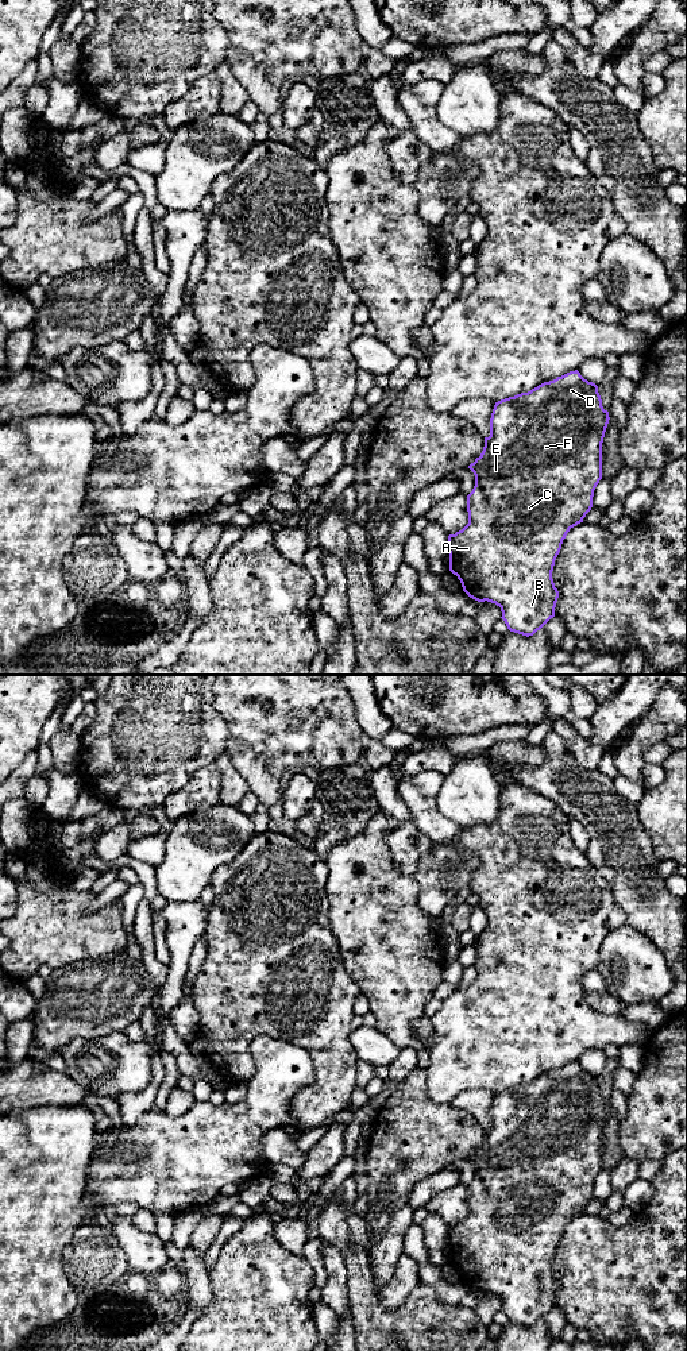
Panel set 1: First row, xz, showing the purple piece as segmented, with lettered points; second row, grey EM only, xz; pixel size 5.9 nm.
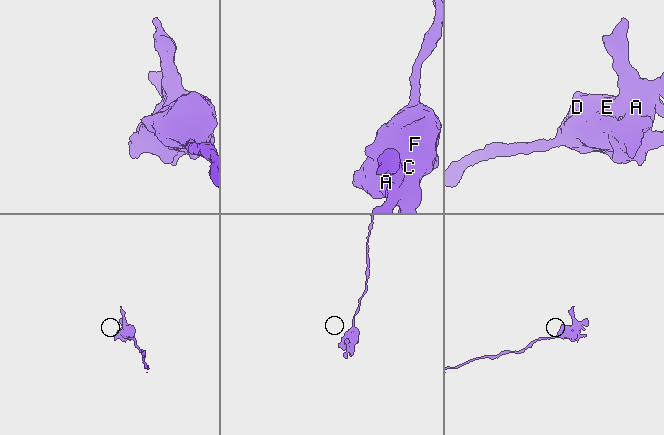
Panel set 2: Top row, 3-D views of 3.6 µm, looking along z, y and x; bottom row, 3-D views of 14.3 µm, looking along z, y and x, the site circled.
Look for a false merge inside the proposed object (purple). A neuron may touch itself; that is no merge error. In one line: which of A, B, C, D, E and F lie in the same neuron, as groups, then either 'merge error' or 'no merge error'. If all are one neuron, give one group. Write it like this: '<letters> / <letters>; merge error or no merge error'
A B C D E F; no merge error

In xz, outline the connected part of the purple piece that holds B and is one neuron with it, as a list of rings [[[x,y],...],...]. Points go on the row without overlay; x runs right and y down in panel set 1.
[[[578,1061],[544,1073],[528,1084],[501,1091],[494,1096],[490,1109],[490,1127],[485,1128],[485,1138],[480,1147],[468,1157],[475,1166],[475,1177],[467,1186],[468,1215],[462,1221],[448,1227],[448,1243],[449,1262],[460,1271],[463,1282],[478,1293],[487,1292],[499,1297],[502,1302],[501,1309],[510,1323],[529,1328],[555,1308],[555,1298],[559,1289],[559,1282],[552,1270],[555,1251],[570,1220],[583,1213],[583,1209],[593,1198],[594,1181],[602,1170],[602,1134],[609,1111],[609,1103],[602,1097],[598,1077],[584,1070]]]

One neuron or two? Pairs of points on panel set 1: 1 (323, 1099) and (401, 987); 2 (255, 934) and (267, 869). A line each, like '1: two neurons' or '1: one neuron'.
1: two neurons
2: one neuron

